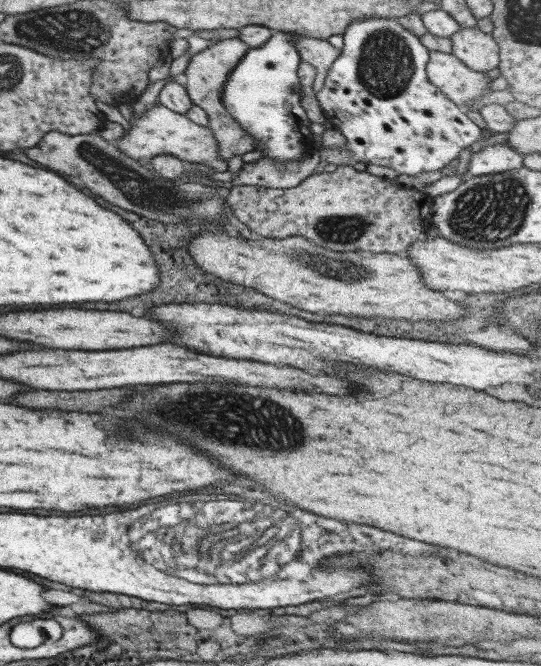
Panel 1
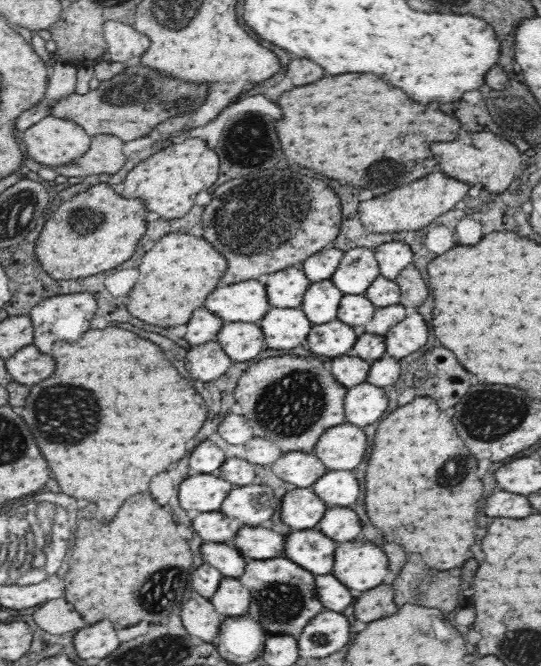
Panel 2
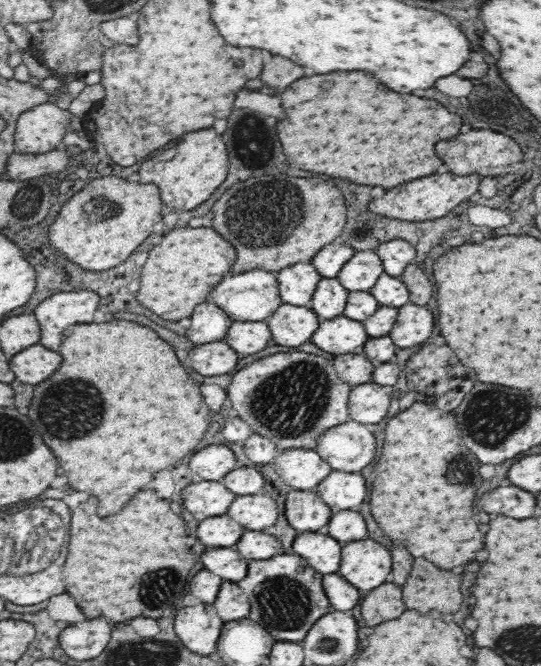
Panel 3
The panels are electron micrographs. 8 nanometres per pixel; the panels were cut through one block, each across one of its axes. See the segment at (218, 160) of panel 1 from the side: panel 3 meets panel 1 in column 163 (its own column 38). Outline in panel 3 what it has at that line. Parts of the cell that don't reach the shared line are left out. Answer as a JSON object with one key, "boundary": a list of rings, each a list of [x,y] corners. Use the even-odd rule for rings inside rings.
{"boundary":[[[49,100],[39,104],[26,112],[22,112],[16,121],[13,134],[13,143],[17,152],[22,154],[46,154],[53,151],[56,146],[62,147],[62,138],[68,131],[82,132],[82,117],[74,116],[69,109],[62,110],[53,101]]]}

